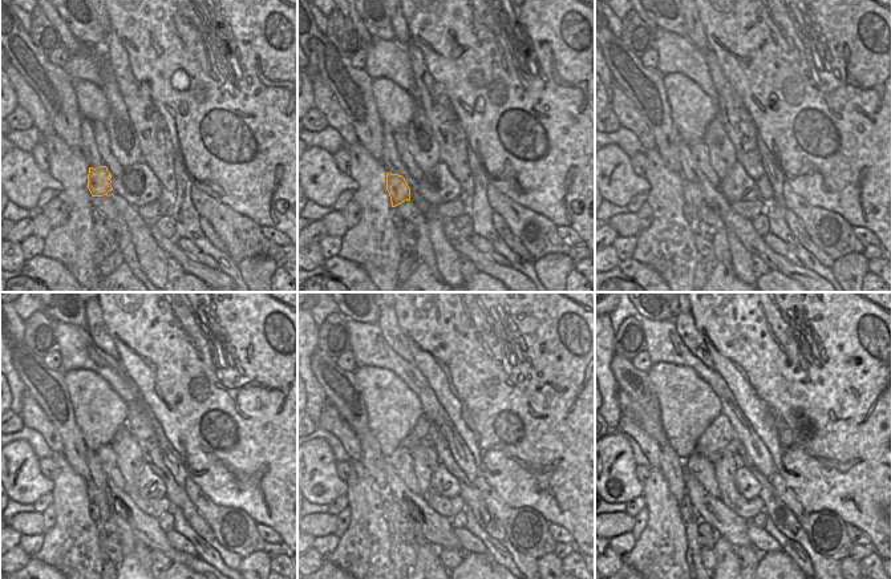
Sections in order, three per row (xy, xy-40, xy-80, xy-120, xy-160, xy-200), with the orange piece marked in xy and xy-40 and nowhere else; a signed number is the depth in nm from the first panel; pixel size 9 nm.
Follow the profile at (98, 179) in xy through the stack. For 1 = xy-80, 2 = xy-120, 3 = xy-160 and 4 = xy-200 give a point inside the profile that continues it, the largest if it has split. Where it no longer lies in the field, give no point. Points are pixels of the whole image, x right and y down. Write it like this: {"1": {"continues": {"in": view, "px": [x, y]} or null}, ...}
{"1": {"continues": {"in": "xy-80", "px": [693, 197]}}, "2": {"continues": {"in": "xy-120", "px": [96, 496]}}, "3": {"continues": {"in": "xy-160", "px": [397, 517]}}, "4": {"continues": {"in": "xy-200", "px": [693, 559]}}}

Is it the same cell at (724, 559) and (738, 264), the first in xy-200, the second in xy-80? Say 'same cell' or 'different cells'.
different cells

